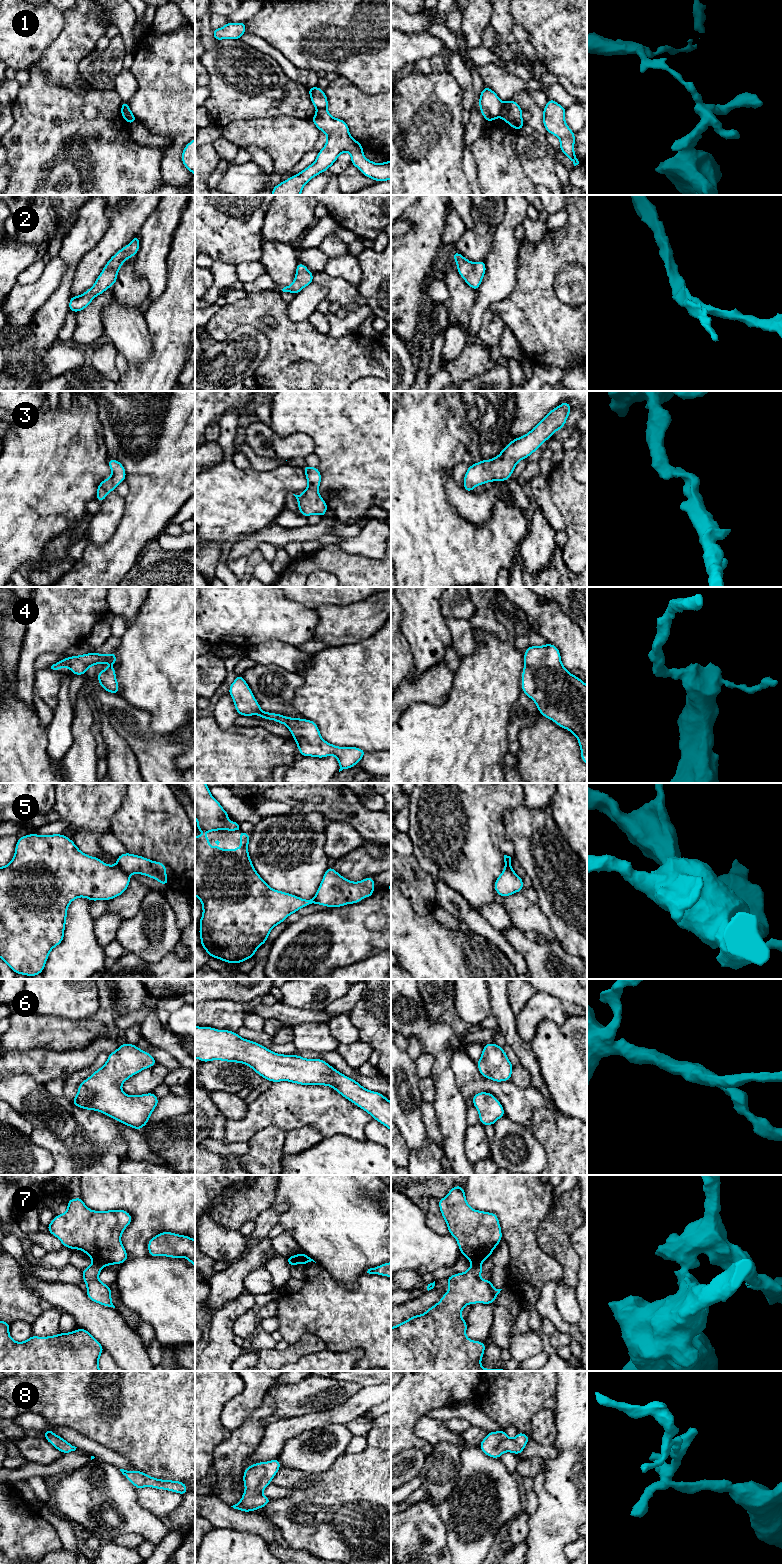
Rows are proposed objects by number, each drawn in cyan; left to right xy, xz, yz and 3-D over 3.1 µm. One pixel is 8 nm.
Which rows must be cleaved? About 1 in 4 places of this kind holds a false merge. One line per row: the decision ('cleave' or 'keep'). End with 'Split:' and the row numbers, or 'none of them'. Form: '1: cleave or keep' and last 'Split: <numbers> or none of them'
1: cleave
2: keep
3: keep
4: keep
5: cleave
6: keep
7: cleave
8: keep
Split: 1, 5, 7

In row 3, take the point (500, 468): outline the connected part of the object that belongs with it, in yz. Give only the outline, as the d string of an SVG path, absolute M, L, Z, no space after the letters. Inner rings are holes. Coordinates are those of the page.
M563 402L552 409L526 435L513 439L498 456L469 466L464 476L464 490L471 492L476 486L487 482L507 481L519 461L540 449L543 442L565 426L570 412L569 402Z

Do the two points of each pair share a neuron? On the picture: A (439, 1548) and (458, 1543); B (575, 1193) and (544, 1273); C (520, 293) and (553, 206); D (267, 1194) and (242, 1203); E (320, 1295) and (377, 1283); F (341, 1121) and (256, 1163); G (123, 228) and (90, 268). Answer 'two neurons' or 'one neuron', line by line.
A: two neurons
B: two neurons
C: two neurons
D: one neuron
E: one neuron
F: two neurons
G: one neuron

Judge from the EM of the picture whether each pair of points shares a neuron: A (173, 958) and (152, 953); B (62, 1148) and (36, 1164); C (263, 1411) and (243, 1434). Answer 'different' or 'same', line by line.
A: different
B: different
C: same

